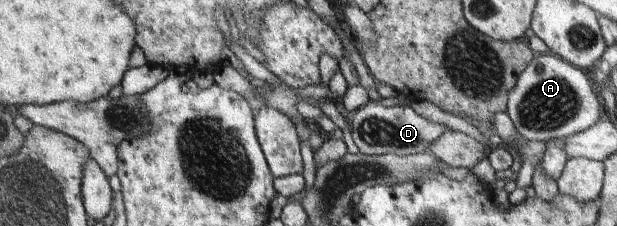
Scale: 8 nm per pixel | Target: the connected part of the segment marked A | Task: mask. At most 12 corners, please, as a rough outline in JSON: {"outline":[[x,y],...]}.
{"outline":[[536,54],[504,112],[523,139],[585,131],[601,116],[587,76]]}

